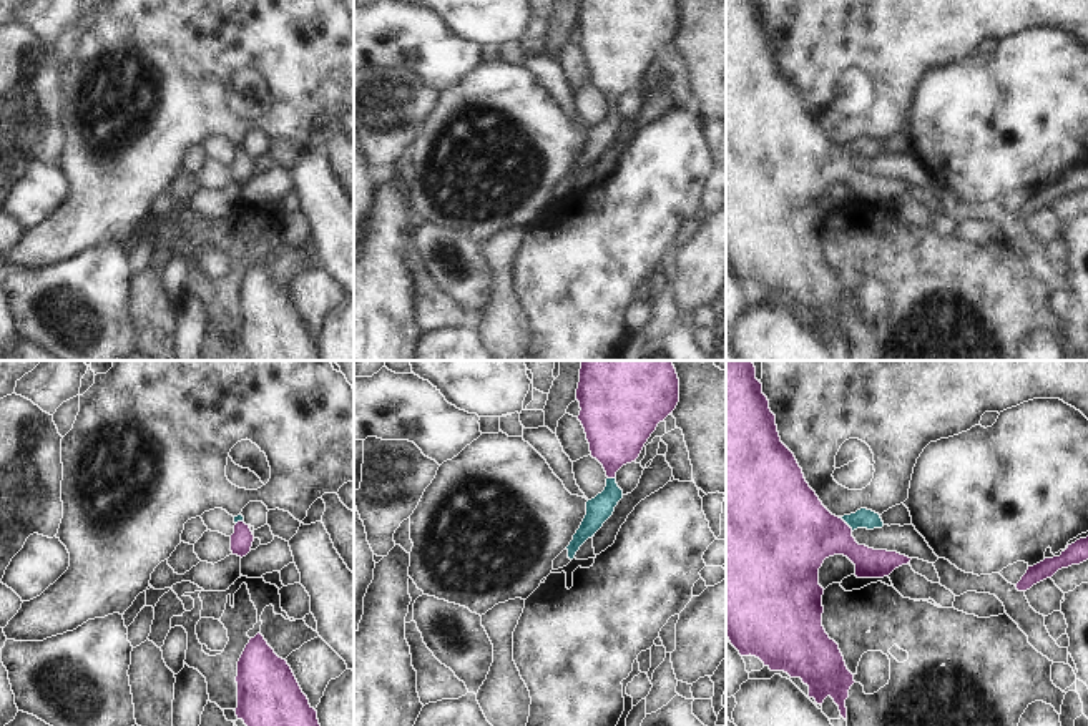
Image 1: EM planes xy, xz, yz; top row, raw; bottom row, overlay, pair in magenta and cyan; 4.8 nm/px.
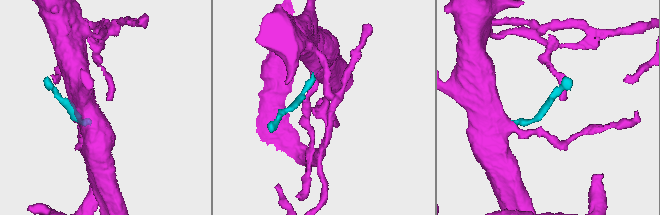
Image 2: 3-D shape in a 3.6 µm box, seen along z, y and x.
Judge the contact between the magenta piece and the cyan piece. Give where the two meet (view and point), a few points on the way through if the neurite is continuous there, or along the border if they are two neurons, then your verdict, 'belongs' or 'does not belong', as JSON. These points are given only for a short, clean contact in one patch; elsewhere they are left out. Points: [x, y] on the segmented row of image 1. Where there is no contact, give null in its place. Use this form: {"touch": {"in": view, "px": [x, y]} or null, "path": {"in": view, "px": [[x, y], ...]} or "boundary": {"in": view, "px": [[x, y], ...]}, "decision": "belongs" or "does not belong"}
{"touch": {"in": "yz", "px": [846, 524]}, "path": {"in": "yz", "px": [[796, 532], [836, 532], [846, 524], [862, 519]]}, "decision": "belongs"}

